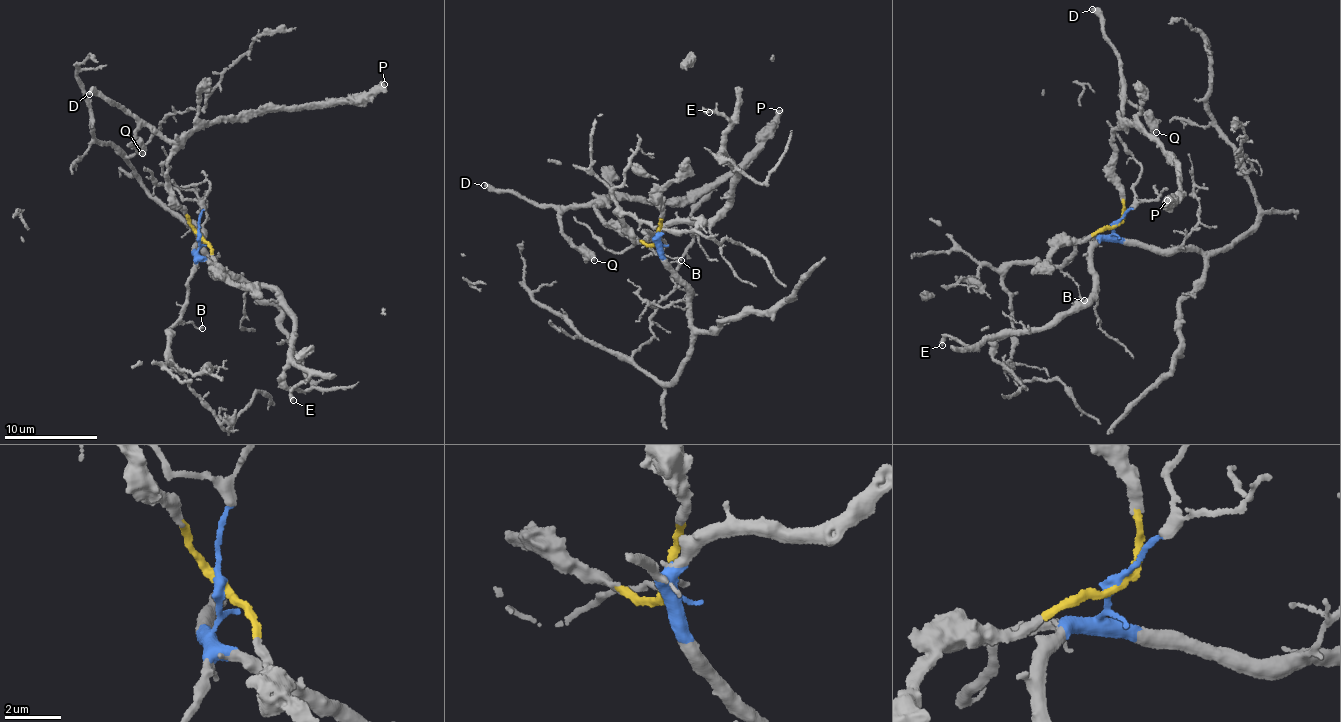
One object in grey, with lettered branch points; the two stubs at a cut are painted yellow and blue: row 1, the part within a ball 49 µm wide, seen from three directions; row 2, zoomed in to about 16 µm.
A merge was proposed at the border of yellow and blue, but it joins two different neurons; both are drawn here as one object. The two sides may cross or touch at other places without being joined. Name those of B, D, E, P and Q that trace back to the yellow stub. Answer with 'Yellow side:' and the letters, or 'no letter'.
Yellow side: D, P, Q

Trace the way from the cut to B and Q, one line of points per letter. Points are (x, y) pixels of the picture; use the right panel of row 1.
B: (1115, 225), (1113, 233), (1075, 244), (1075, 256), (1062, 267), (1074, 280), (1084, 301)
Q: (1115, 225), (1124, 209), (1123, 194), (1114, 170), (1113, 127), (1122, 121), (1123, 88), (1122, 97), (1156, 133)

